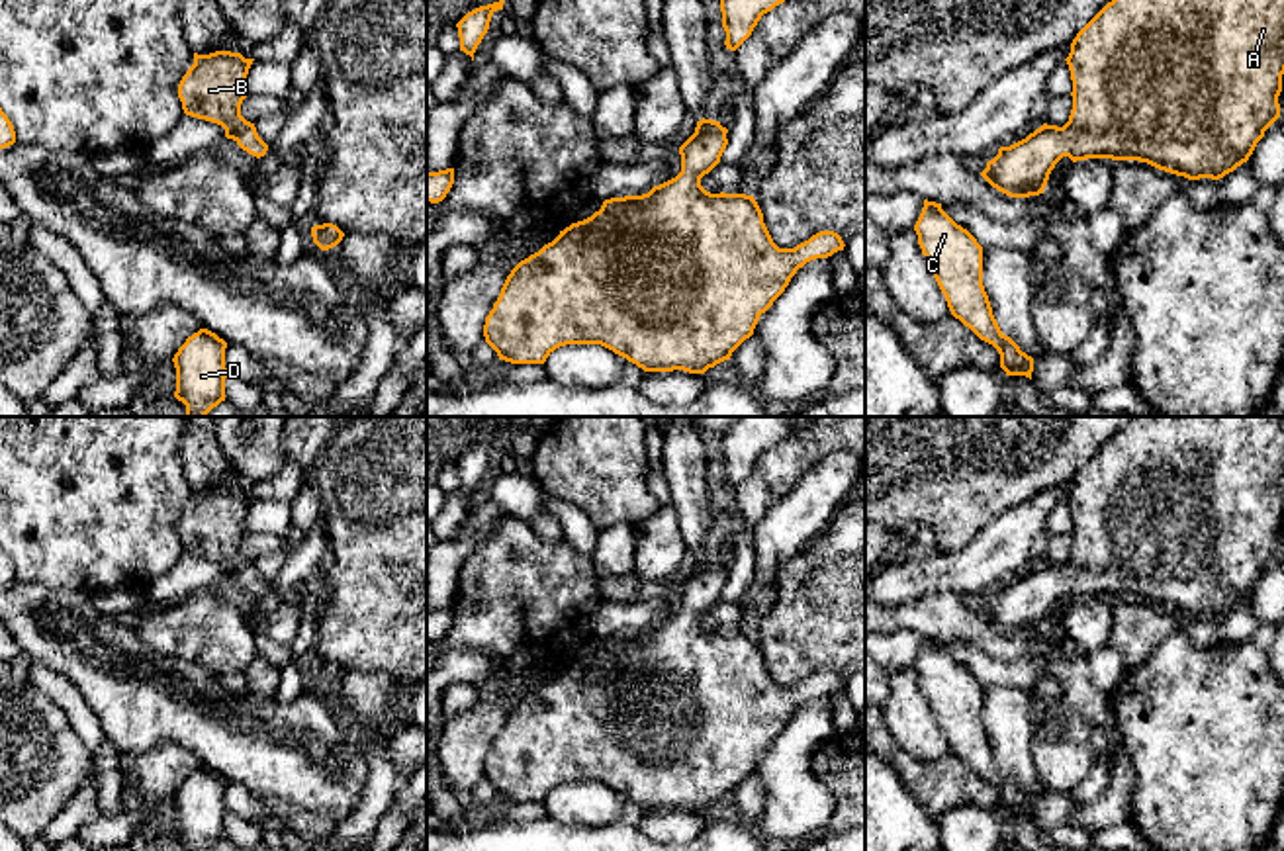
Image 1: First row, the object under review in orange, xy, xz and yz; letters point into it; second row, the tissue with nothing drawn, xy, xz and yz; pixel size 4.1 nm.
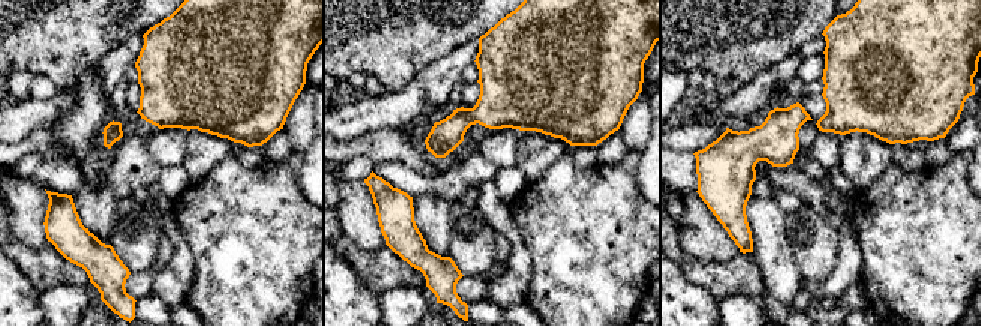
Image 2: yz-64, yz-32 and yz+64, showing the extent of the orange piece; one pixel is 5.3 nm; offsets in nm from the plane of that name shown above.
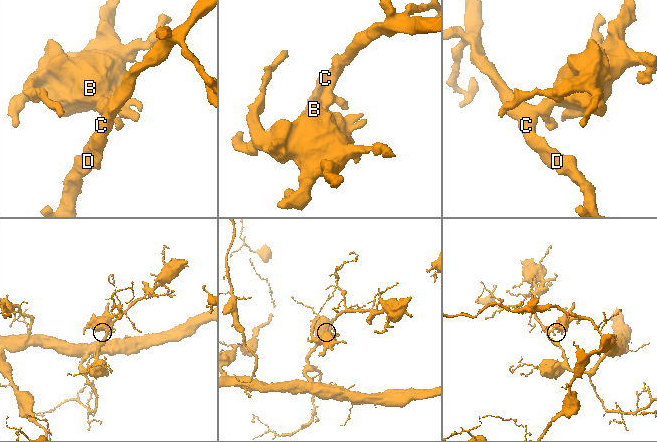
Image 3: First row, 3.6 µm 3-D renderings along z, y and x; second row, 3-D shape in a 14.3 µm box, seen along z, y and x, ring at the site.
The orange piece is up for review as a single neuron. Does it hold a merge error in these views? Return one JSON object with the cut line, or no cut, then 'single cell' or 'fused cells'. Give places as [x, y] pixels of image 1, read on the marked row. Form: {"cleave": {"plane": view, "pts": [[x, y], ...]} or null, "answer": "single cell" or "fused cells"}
{"cleave": null, "answer": "single cell"}

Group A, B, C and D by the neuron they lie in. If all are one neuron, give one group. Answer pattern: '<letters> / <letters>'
A B C D

